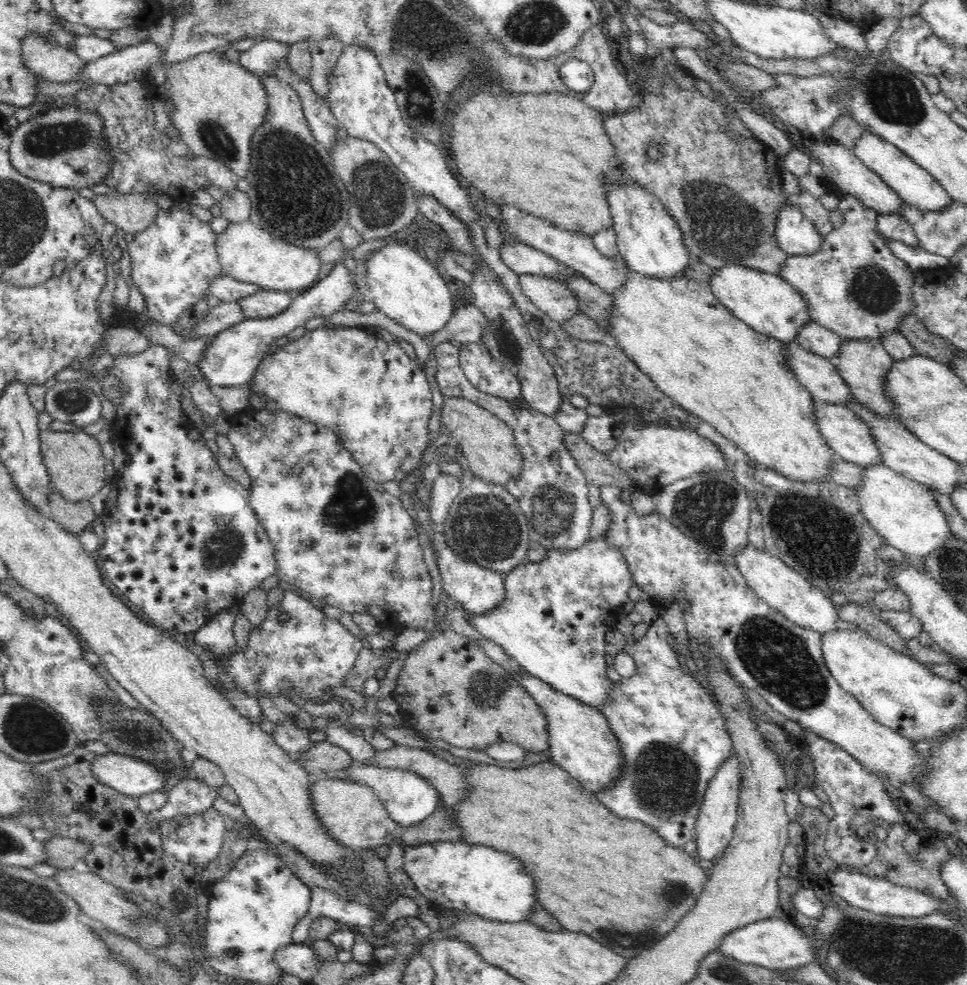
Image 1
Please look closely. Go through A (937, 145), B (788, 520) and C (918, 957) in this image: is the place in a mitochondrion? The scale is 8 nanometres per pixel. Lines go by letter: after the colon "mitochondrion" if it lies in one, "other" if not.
A: other
B: mitochondrion
C: mitochondrion

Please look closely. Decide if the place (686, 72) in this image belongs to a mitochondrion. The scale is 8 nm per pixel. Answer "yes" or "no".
no

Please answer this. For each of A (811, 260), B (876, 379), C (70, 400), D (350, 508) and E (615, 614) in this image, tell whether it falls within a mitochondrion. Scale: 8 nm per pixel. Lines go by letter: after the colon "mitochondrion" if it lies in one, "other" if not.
A: other
B: other
C: mitochondrion
D: mitochondrion
E: other

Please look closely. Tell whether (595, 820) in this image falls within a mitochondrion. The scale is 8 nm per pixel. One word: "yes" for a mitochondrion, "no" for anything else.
no

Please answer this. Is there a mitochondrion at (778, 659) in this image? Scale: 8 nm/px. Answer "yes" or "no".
yes

